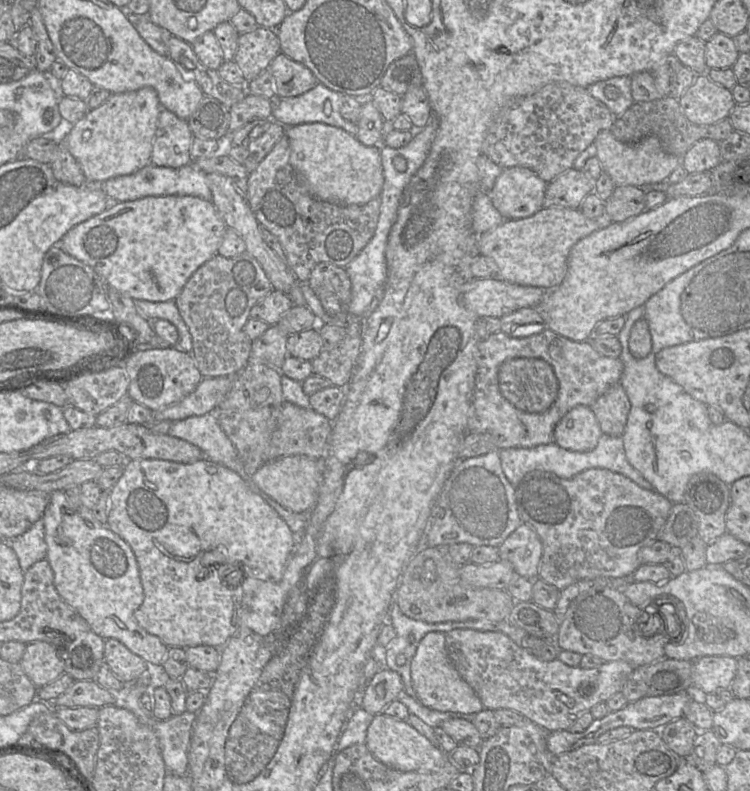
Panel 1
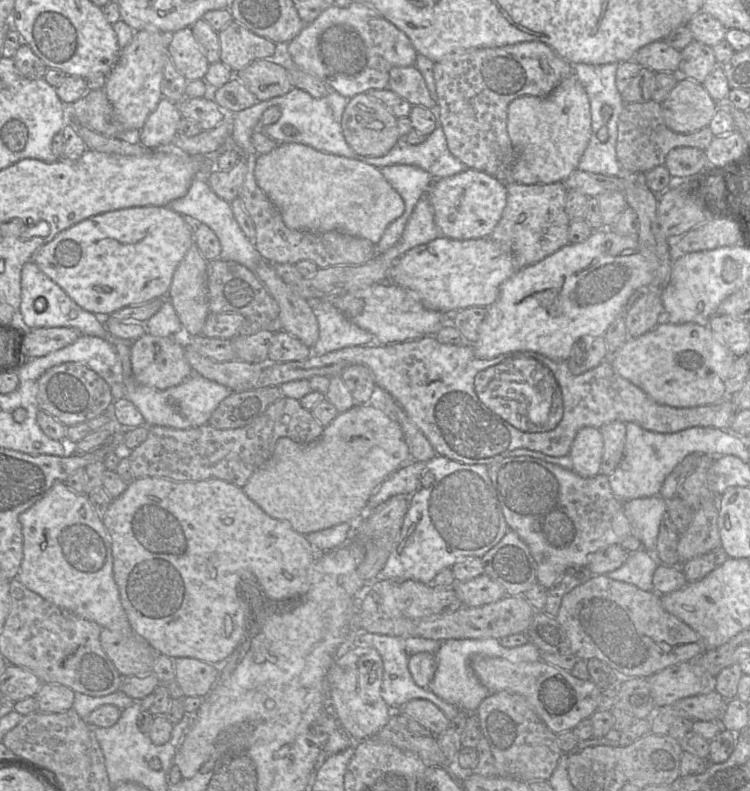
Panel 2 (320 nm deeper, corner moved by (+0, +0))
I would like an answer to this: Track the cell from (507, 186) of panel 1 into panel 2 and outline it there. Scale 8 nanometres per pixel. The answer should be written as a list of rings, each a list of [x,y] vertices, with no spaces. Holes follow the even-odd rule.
[[[468,169],[454,176],[435,179],[429,187],[428,198],[442,236],[454,240],[479,239],[489,237],[500,221],[507,202],[507,187],[505,183],[486,172]]]

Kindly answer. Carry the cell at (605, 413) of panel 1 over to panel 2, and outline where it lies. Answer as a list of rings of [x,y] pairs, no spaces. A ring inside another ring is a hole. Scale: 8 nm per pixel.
[[[620,421],[607,423],[600,427],[603,439],[603,454],[600,473],[609,476],[620,464],[626,439],[626,425]]]

